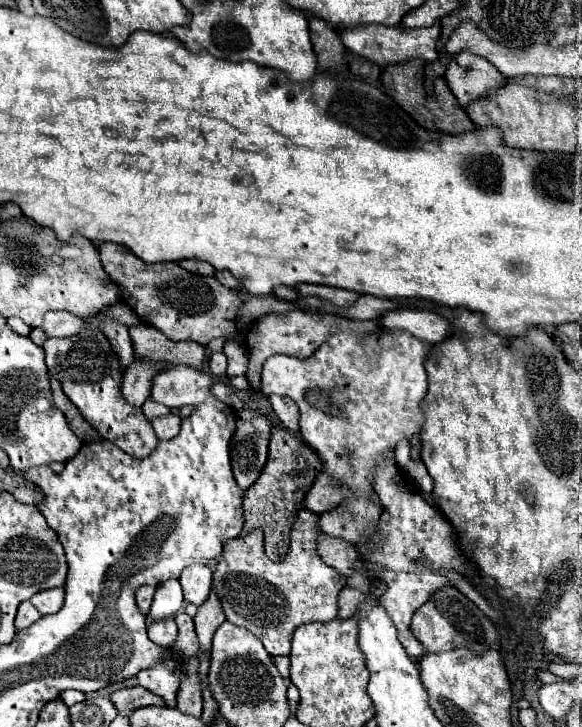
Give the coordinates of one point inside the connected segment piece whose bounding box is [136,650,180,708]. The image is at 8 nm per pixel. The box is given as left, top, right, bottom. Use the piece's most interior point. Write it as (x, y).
(163, 680)

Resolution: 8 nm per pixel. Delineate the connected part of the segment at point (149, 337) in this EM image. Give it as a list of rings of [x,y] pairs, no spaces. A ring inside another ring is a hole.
[[[152,326],[130,328],[136,360],[150,360],[158,372],[174,366],[200,368],[206,360],[206,348],[196,342],[172,342]]]

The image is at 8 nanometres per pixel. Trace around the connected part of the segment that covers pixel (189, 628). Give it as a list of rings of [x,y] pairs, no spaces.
[[[178,612],[174,616],[174,620],[178,624],[178,638],[176,638],[174,648],[180,650],[184,658],[192,658],[200,650],[198,636],[196,636],[196,630],[194,630],[194,620],[184,612]]]

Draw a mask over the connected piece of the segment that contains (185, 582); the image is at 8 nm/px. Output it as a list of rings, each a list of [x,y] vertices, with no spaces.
[[[192,564],[188,566],[182,576],[180,584],[184,588],[184,600],[190,604],[204,604],[212,584],[212,570],[206,564]]]

